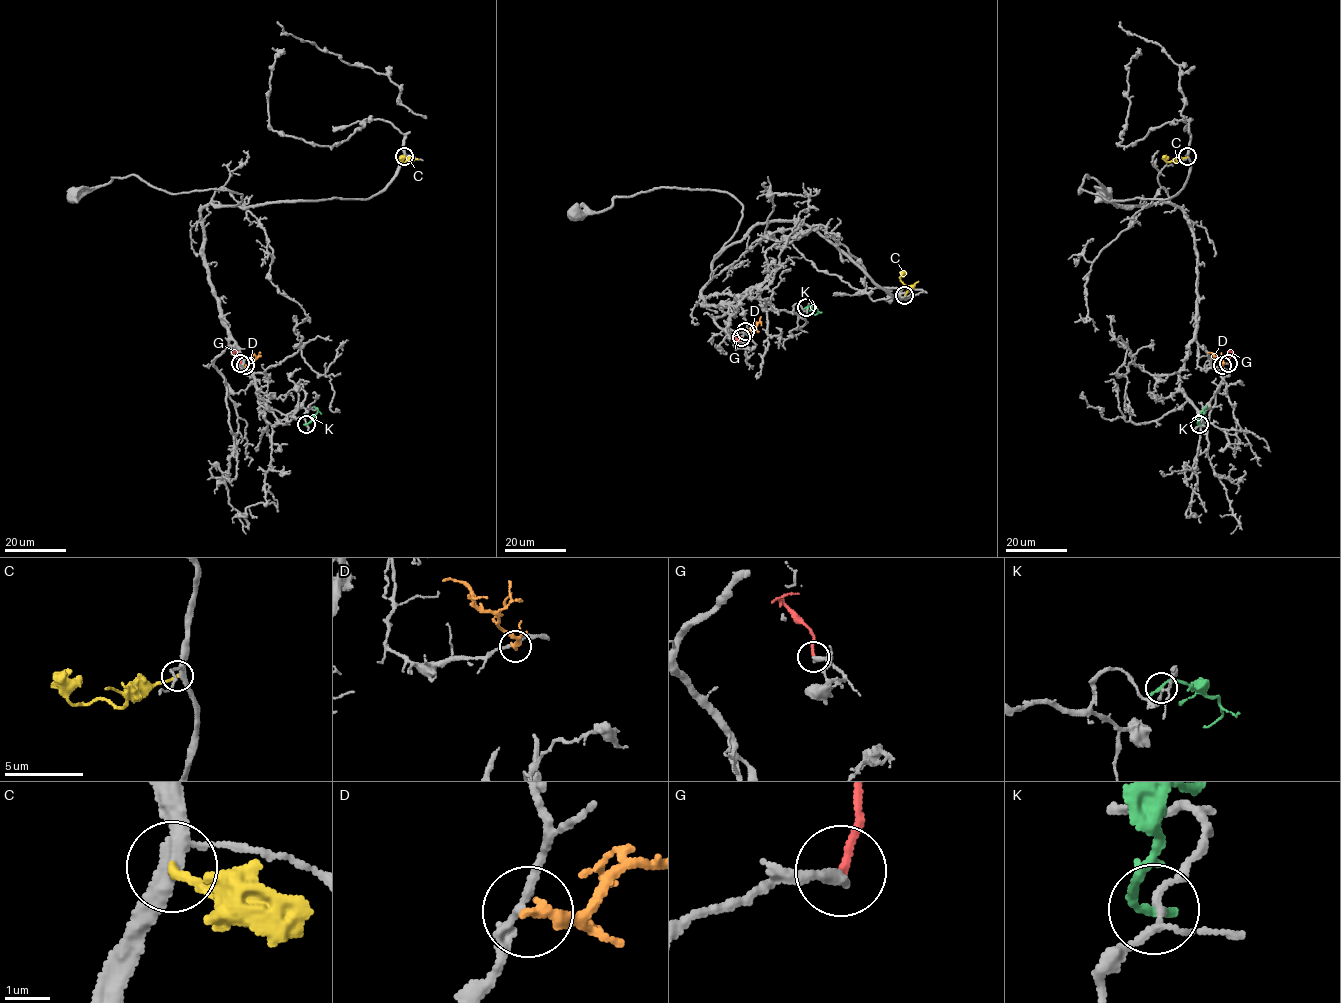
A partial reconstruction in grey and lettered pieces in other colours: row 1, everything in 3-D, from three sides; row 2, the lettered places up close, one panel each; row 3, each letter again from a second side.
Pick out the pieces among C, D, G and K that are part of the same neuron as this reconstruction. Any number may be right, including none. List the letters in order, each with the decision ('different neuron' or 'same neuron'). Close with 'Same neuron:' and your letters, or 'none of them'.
C: same neuron
D: different neuron
G: different neuron
K: different neuron
Same neuron: C

